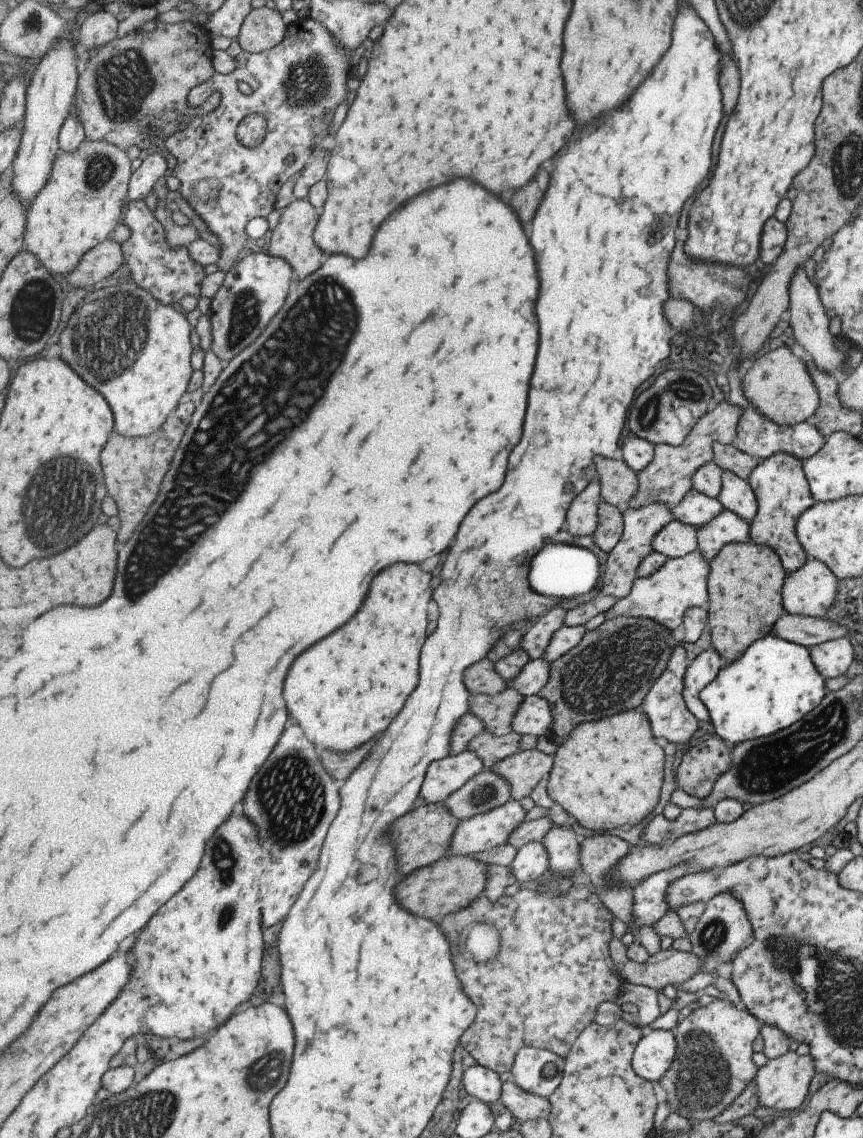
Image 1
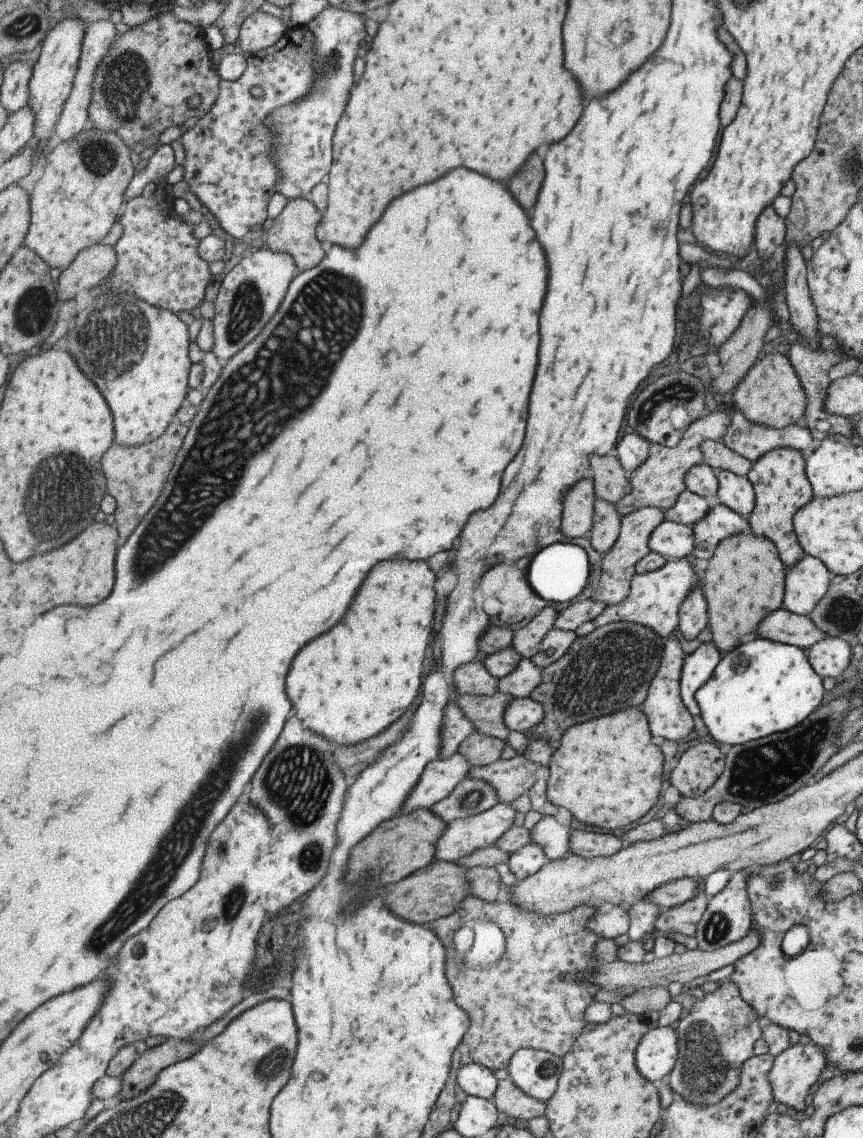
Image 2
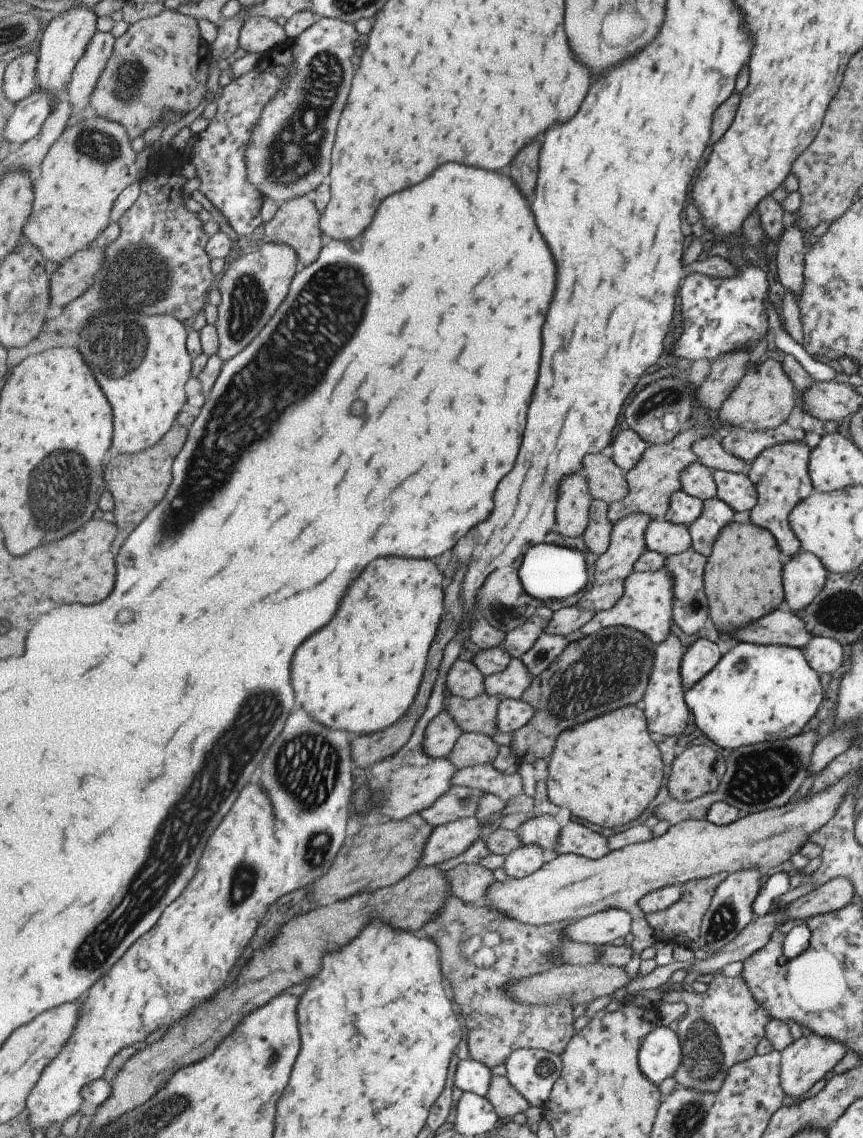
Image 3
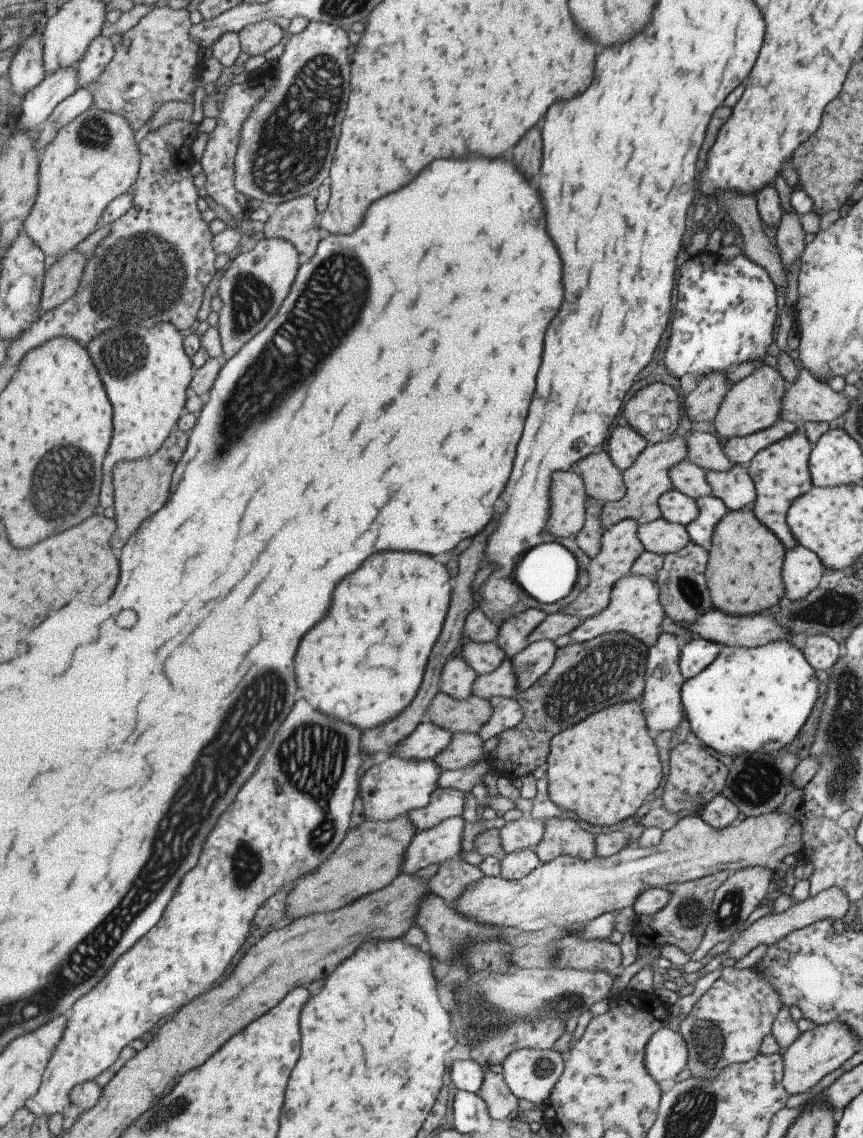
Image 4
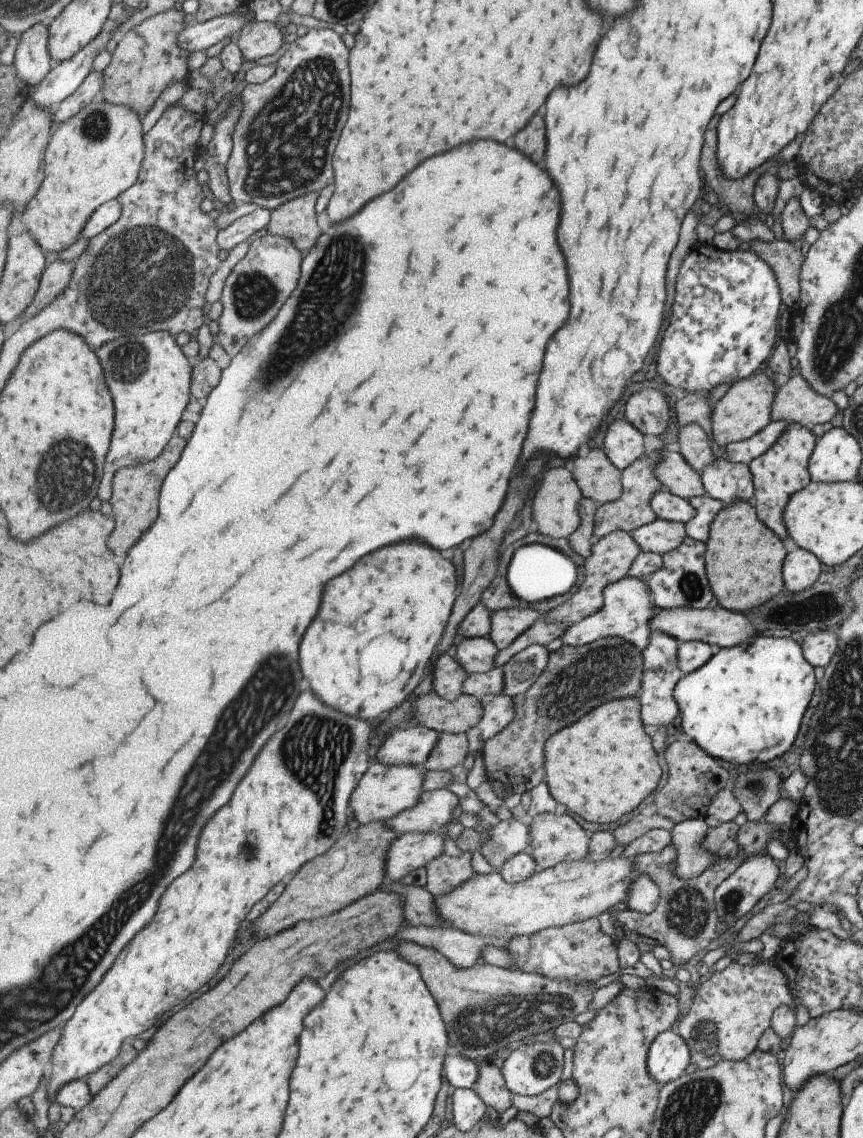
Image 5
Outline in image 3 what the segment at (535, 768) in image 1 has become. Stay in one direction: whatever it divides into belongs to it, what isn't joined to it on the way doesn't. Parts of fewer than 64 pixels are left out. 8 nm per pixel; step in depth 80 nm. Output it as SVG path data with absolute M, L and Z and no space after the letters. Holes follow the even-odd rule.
M491 763L459 770L451 782L454 786L469 786L483 790L505 802L523 794L523 780L519 772L502 774Z

